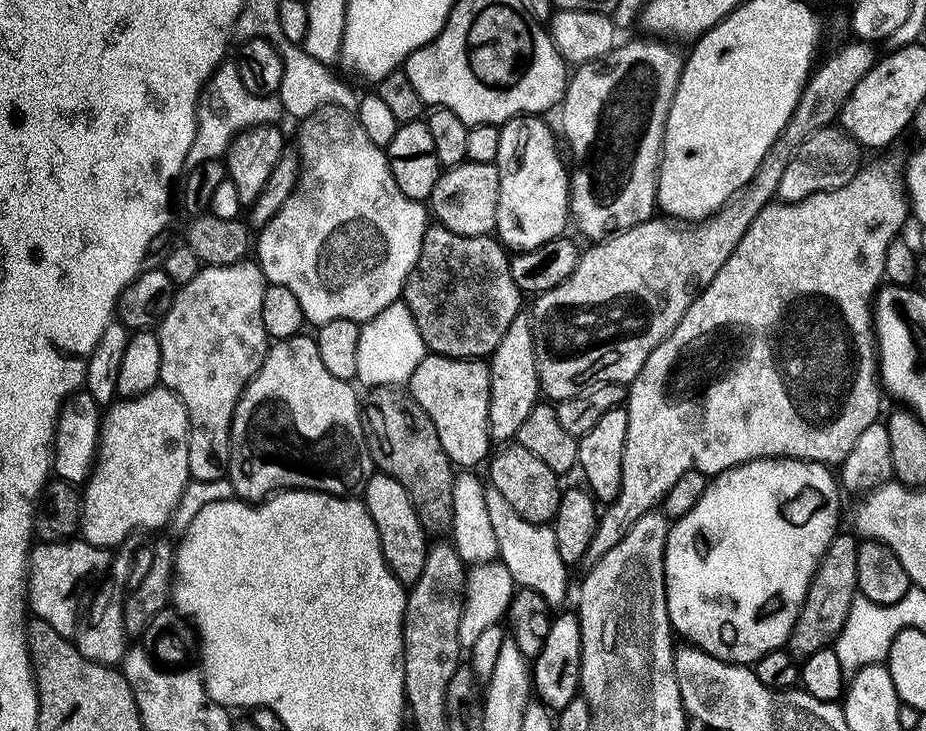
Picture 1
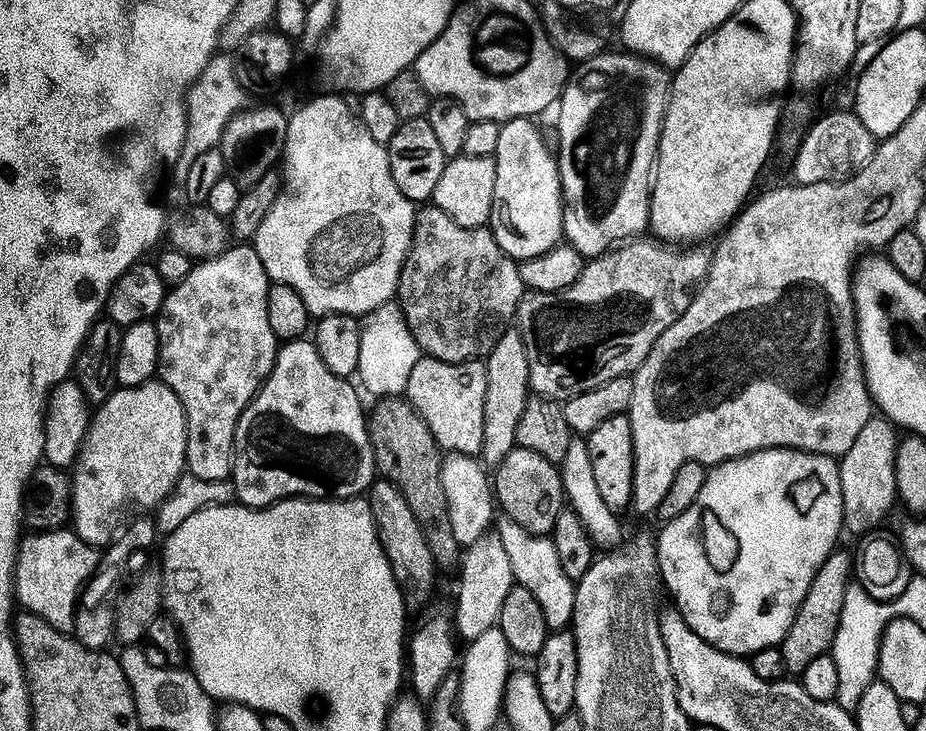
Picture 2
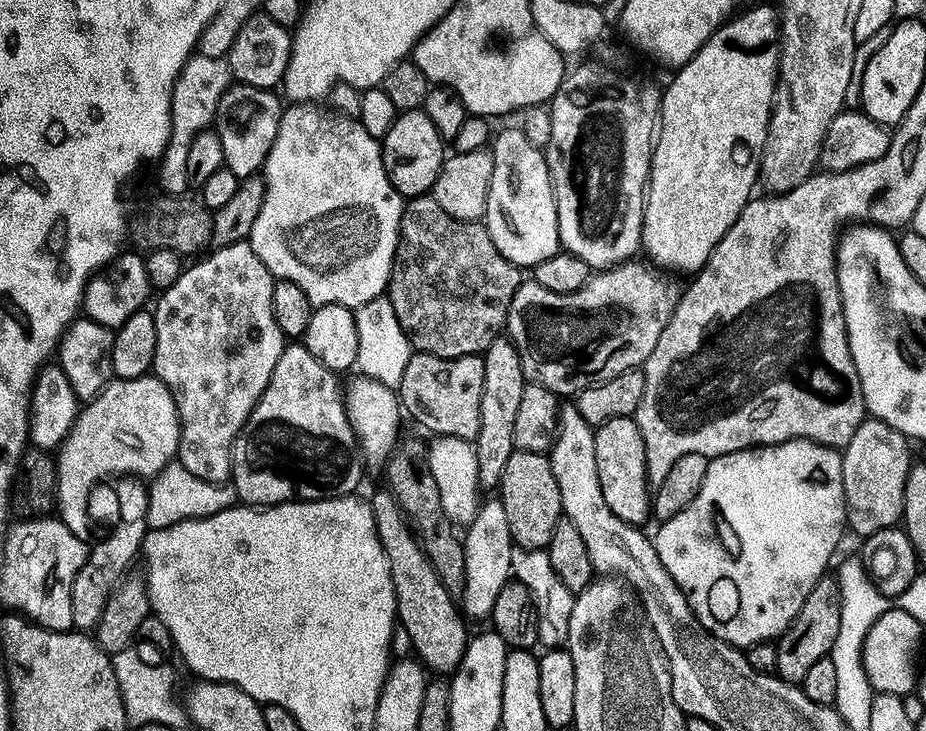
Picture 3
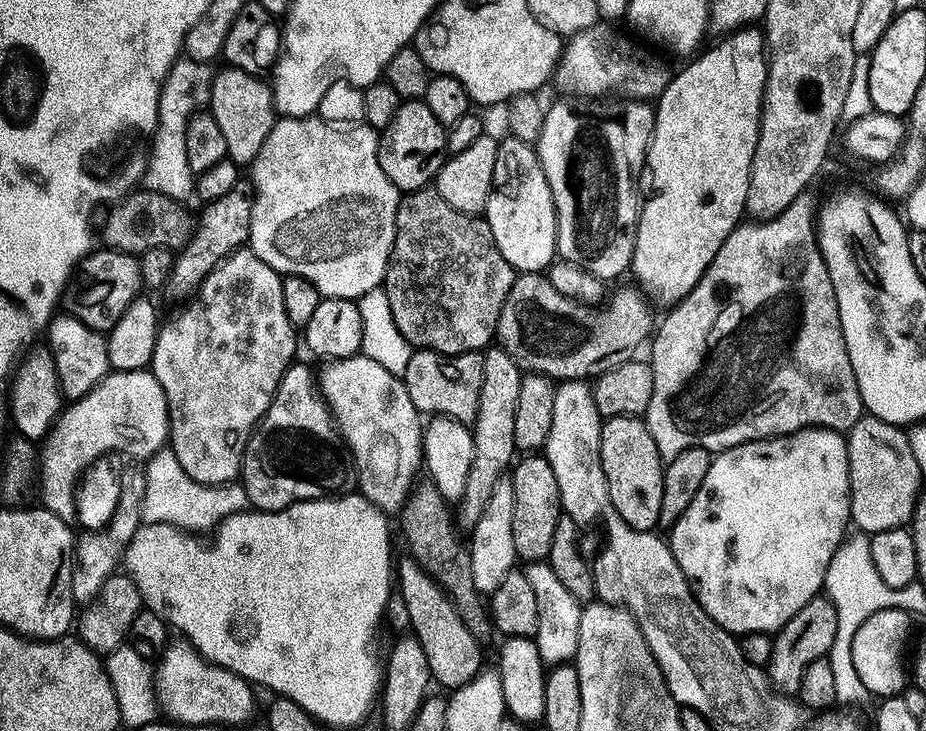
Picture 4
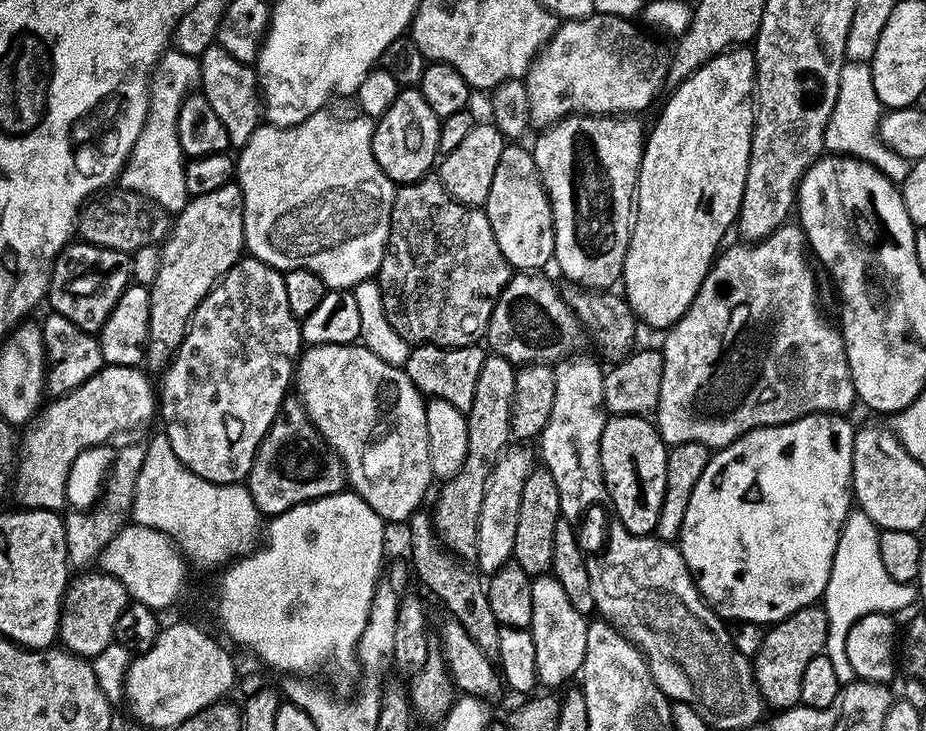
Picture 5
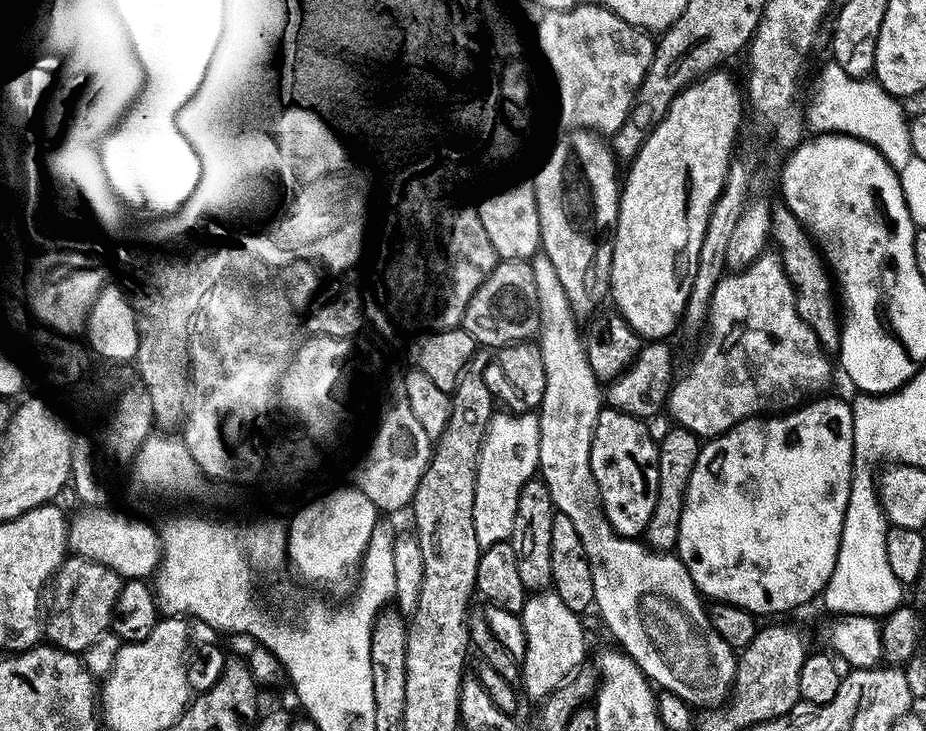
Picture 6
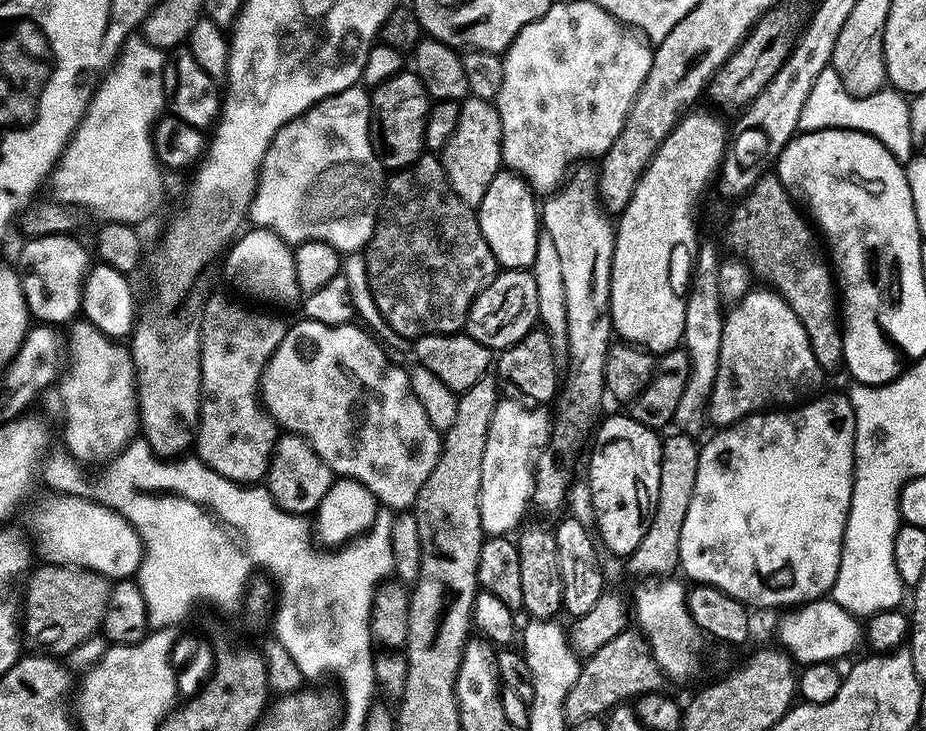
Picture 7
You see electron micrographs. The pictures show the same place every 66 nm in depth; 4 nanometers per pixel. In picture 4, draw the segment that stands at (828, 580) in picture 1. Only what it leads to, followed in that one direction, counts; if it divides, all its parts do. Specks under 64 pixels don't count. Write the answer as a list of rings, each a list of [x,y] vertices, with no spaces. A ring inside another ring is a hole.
[[[821,594],[806,602],[806,606],[802,606],[802,610],[798,610],[798,614],[794,614],[794,618],[790,618],[790,622],[786,622],[775,633],[766,669],[766,675],[772,679],[771,687],[786,696],[795,697],[802,686],[806,666],[827,657],[828,651],[834,646],[834,634],[837,630],[838,614],[834,610],[834,602],[827,595]]]

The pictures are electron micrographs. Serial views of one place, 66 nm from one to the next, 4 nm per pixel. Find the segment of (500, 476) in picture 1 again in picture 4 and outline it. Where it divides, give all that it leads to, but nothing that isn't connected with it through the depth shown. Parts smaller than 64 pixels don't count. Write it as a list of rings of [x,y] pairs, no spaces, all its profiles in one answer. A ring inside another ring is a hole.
[[[524,454],[519,458],[516,469],[510,473],[514,490],[514,550],[521,561],[544,562],[550,554],[550,542],[554,542],[554,526],[558,526],[562,514],[558,481],[547,456]]]

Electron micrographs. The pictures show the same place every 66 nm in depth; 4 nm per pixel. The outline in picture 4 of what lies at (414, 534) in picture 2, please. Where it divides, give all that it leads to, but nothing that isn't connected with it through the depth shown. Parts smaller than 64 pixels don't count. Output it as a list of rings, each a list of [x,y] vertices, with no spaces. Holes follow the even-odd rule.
[[[405,558],[394,568],[394,580],[398,585],[399,599],[405,606],[406,624],[426,654],[431,679],[447,690],[455,690],[470,682],[482,670],[480,648],[472,637],[470,629],[464,625],[462,617],[456,613],[457,605],[450,599],[435,578],[418,561]]]

